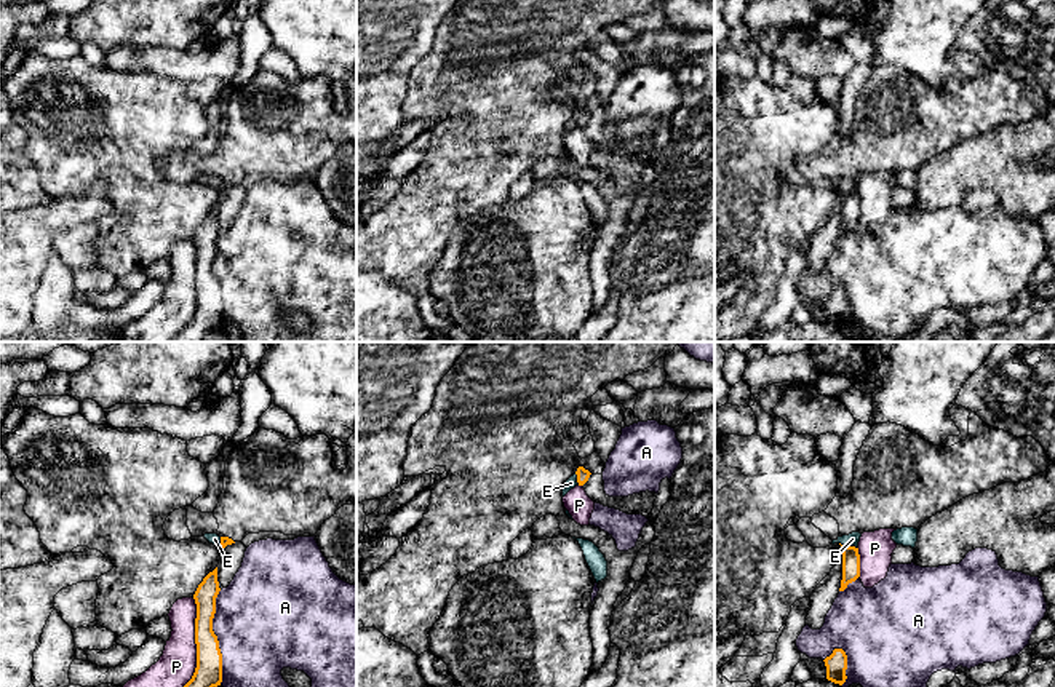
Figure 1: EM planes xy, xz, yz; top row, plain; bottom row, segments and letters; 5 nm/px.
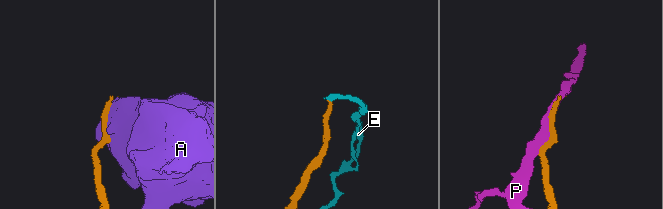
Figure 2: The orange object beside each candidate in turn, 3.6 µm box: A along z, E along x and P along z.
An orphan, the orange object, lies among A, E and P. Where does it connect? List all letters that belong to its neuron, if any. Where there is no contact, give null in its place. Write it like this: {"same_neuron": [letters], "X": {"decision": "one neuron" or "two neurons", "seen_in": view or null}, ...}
{"same_neuron": [], "A": {"decision": "two neurons", "seen_in": "xy"}, "E": {"decision": "two neurons", "seen_in": "yz"}, "P": {"decision": "two neurons", "seen_in": "xy"}}

